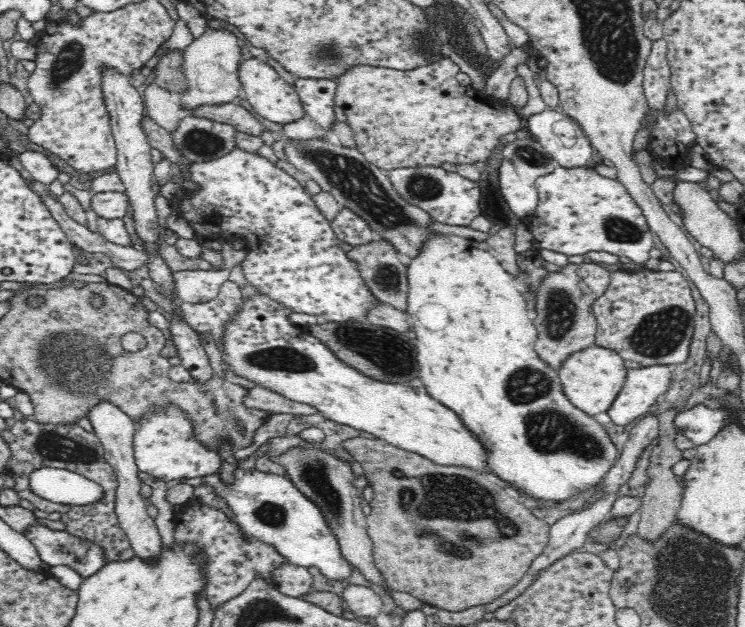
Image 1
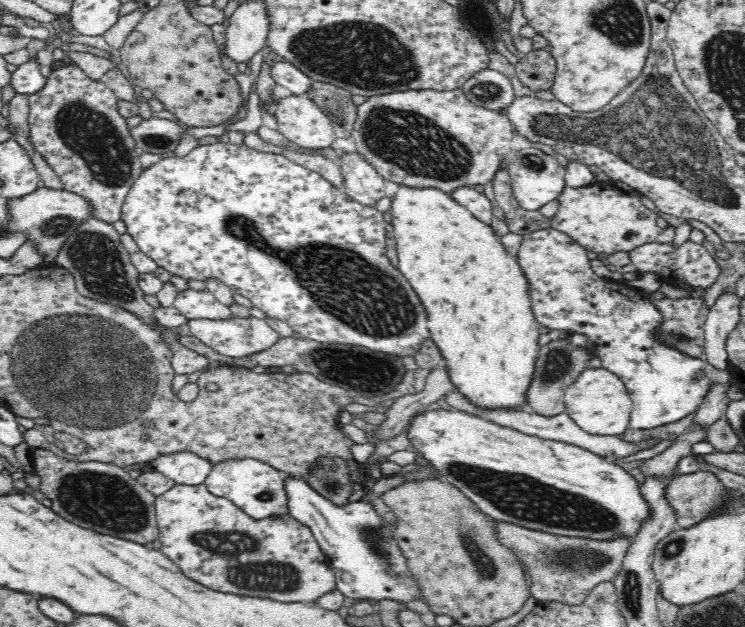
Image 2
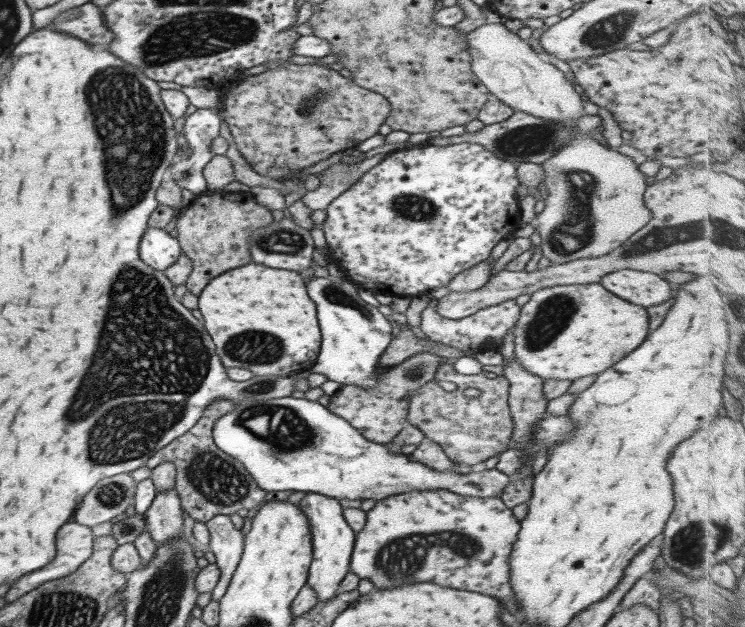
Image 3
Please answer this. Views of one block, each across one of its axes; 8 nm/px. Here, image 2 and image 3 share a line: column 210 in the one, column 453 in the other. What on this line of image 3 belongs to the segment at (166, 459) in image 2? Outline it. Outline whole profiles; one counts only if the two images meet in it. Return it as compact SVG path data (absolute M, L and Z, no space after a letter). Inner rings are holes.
M425 438L419 442L410 458L427 468L435 469L435 472L455 472L461 476L472 472L469 466L451 463L436 442Z

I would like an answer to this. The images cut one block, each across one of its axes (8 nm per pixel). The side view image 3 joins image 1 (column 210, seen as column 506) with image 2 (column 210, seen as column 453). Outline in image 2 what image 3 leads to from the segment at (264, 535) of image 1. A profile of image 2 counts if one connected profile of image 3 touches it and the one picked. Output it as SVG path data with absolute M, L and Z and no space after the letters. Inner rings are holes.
M248 458L217 463L204 484L210 494L231 500L250 519L264 521L290 516L288 494L285 490L285 482L288 478L290 476L287 473L276 470L267 463Z

